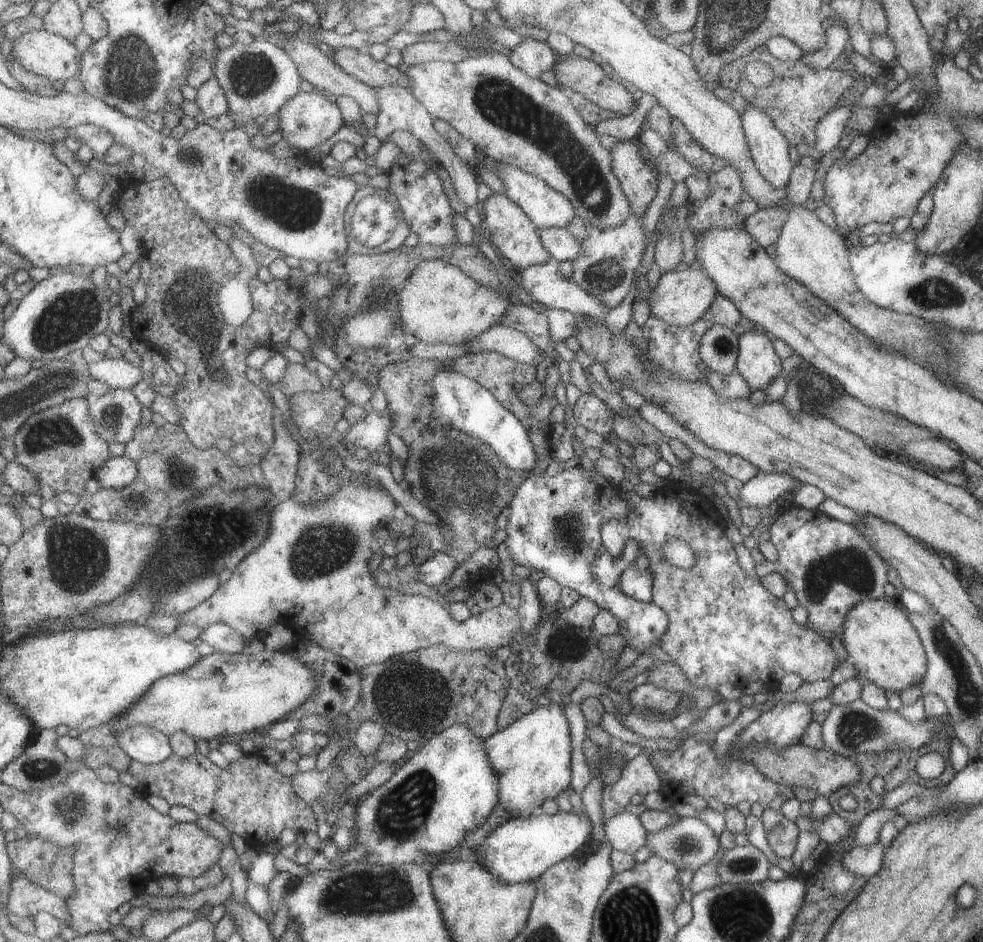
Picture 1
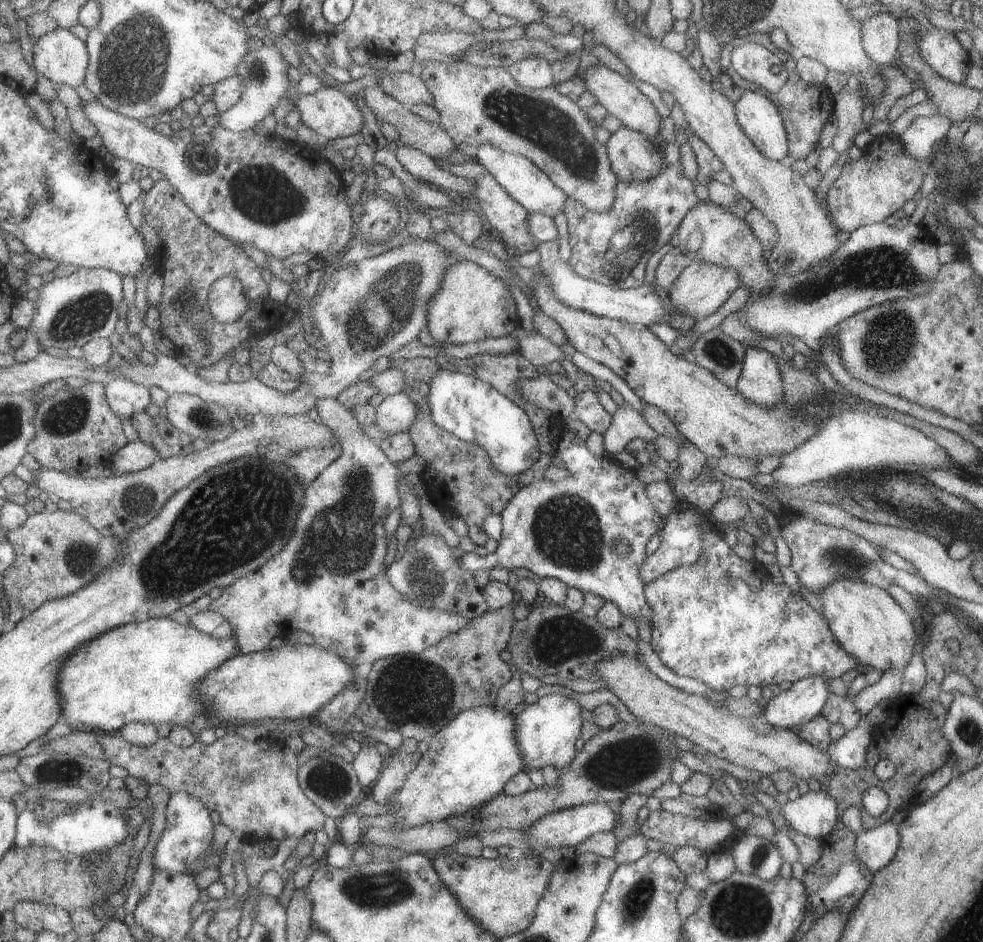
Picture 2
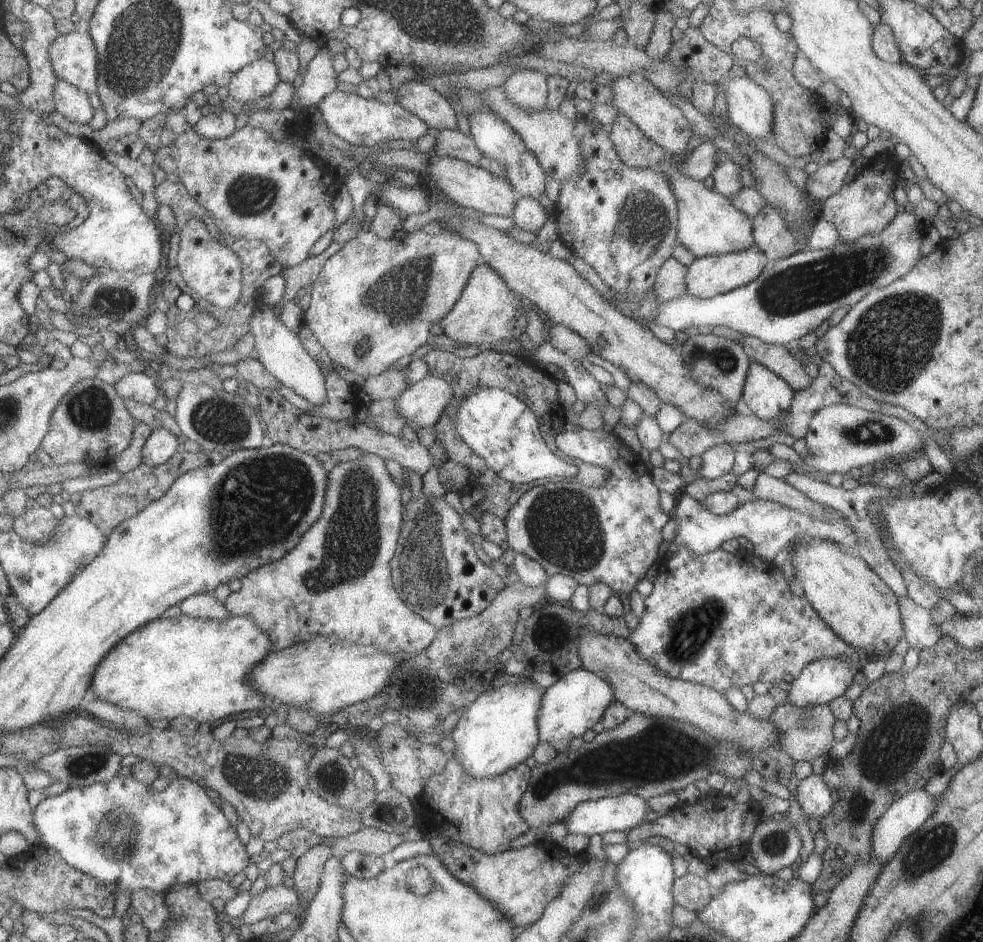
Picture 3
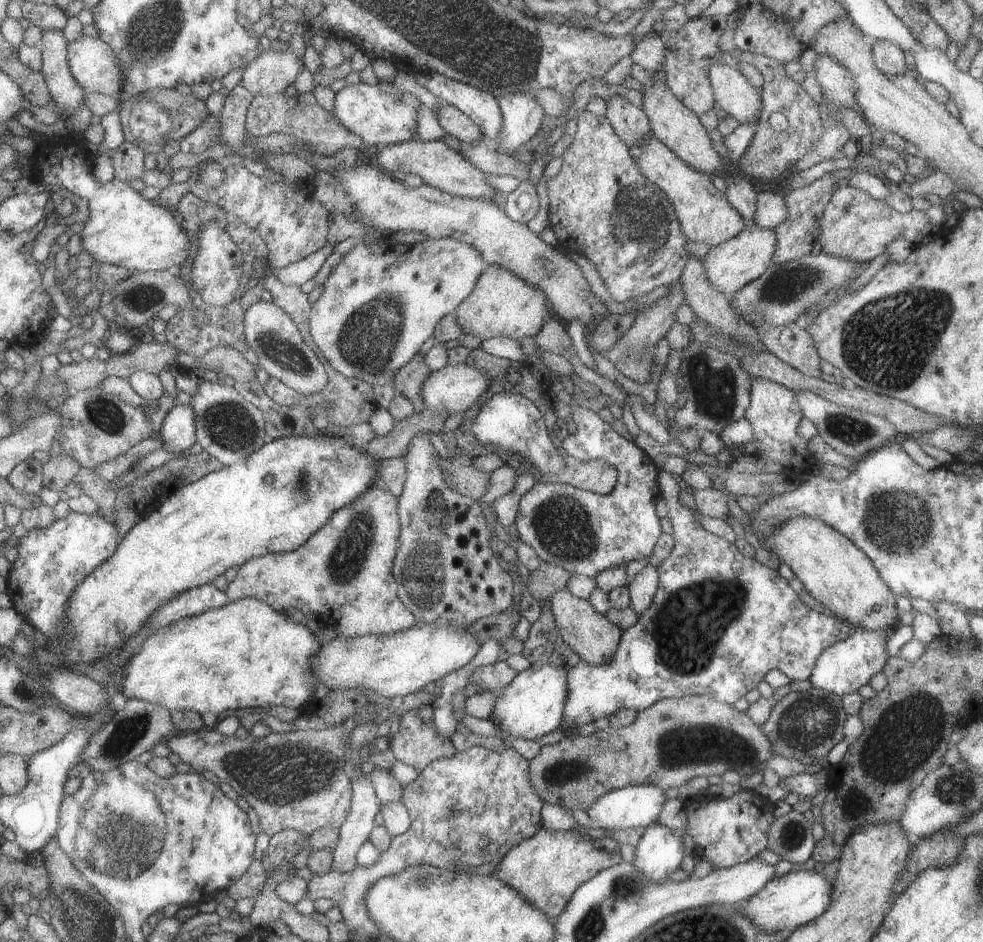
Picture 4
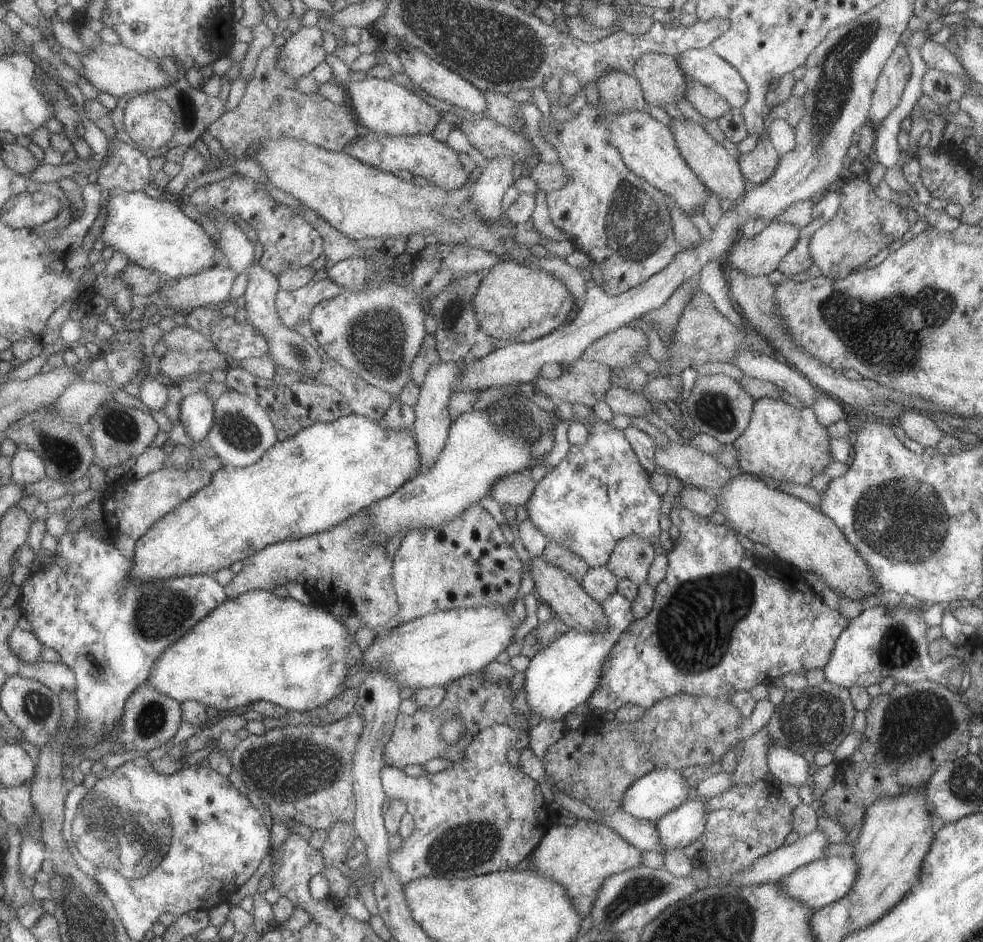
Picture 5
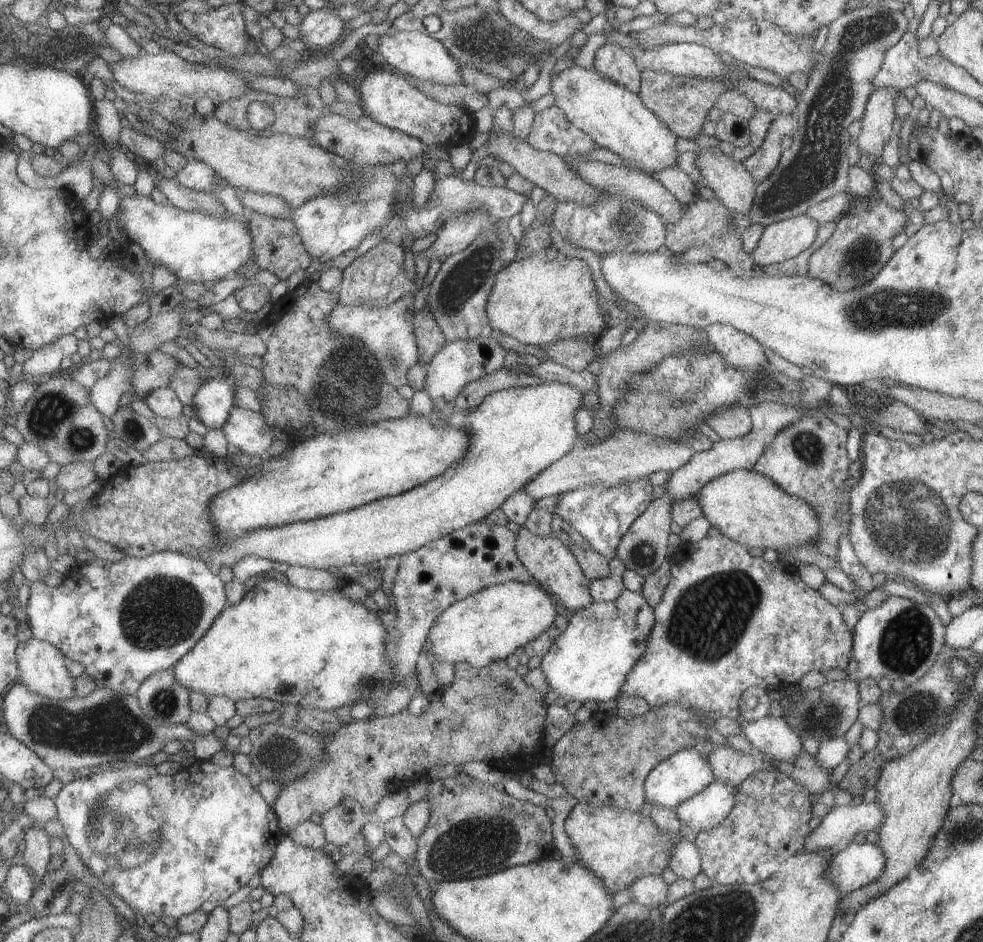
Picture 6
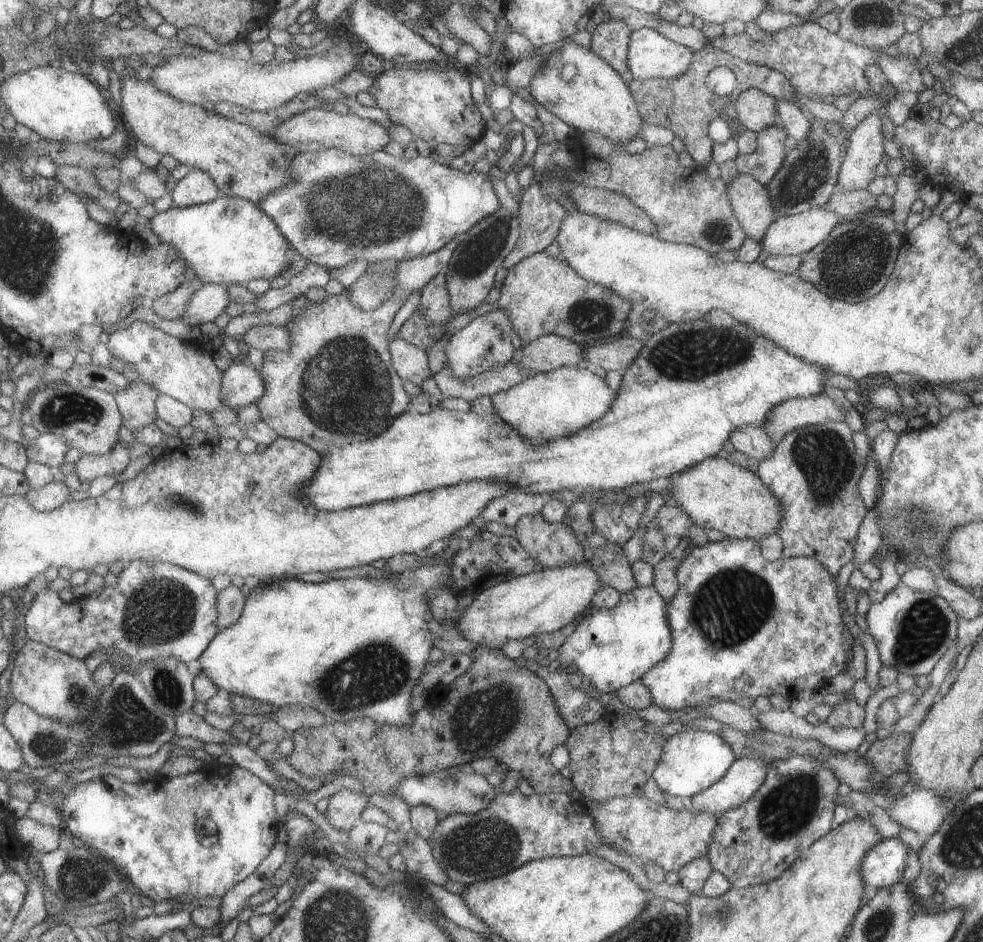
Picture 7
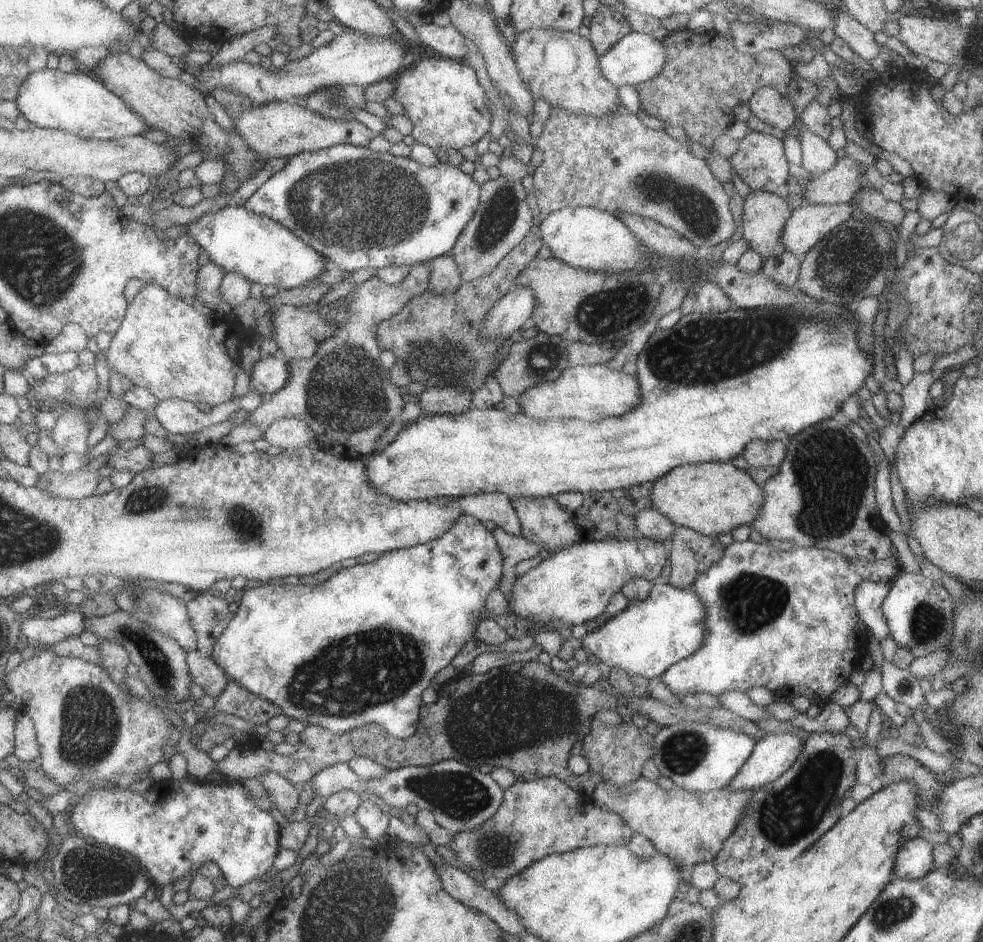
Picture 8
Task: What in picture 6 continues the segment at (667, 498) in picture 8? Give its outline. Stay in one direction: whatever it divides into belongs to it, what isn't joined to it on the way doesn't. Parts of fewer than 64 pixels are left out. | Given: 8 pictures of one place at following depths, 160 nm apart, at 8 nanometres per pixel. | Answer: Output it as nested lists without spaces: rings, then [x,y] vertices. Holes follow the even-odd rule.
[[[731,470],[705,482],[695,500],[711,527],[746,548],[771,548],[779,552],[798,547],[810,549],[819,534],[817,516],[803,500],[786,494],[753,470]]]

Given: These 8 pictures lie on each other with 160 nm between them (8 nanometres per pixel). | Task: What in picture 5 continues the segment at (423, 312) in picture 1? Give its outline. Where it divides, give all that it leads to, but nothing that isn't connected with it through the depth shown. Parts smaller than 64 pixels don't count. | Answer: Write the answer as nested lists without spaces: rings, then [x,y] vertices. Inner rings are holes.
[[[503,259],[481,280],[473,296],[473,312],[479,322],[480,336],[529,343],[563,326],[577,311],[574,299],[560,279],[539,267]]]

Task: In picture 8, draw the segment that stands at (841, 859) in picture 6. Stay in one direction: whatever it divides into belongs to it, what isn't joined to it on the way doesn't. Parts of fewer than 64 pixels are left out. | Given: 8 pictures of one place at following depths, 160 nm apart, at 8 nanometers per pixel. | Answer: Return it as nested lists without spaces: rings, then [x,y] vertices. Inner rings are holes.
[[[916,836],[907,840],[894,856],[894,876],[909,880],[925,876],[931,866],[931,851],[931,844]]]

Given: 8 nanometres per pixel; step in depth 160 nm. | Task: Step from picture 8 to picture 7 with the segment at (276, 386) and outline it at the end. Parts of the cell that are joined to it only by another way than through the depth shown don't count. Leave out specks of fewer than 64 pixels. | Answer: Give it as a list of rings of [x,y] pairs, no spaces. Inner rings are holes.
[[[234,362],[225,371],[224,384],[225,405],[235,412],[258,403],[267,392],[267,382],[261,370],[243,362]]]

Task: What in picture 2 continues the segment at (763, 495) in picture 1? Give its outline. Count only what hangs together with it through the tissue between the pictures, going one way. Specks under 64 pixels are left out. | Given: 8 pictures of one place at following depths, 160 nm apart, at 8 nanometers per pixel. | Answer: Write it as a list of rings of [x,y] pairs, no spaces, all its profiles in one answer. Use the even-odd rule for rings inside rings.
[[[847,411],[834,417],[826,416],[815,436],[793,452],[783,453],[778,462],[770,473],[773,483],[765,486],[771,495],[786,492],[790,488],[801,488],[803,484],[827,482],[831,478],[839,478],[859,469],[954,469],[954,464],[943,447],[921,431],[885,417],[855,411]]]

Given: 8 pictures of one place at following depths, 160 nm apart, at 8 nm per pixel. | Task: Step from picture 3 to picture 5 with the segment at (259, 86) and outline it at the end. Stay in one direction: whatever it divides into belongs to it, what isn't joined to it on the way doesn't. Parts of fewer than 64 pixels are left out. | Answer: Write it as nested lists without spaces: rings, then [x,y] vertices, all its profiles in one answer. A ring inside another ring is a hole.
[[[302,25],[280,47],[277,66],[291,78],[309,76],[311,70],[323,62],[326,55],[322,43],[321,30],[318,27]]]

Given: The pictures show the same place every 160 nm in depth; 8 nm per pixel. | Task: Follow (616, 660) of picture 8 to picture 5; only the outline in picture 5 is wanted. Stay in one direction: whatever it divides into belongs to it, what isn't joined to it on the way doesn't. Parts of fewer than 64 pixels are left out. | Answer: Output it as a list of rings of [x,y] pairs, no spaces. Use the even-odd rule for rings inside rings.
[[[616,591],[609,594],[600,603],[607,628],[603,632],[581,632],[569,628],[566,632],[555,638],[546,648],[539,650],[530,659],[523,676],[523,692],[525,702],[531,712],[535,712],[541,719],[560,720],[568,713],[572,713],[577,706],[582,706],[593,696],[593,690],[601,686],[604,674],[601,662],[607,660],[617,640],[621,638],[629,624],[633,622],[631,601],[623,598]]]

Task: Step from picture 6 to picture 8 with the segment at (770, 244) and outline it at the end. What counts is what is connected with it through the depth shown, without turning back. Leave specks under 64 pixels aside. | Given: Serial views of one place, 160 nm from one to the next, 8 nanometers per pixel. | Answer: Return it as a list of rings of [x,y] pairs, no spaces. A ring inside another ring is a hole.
[[[849,203],[803,204],[790,212],[782,226],[779,240],[785,251],[803,256],[833,227],[851,217]]]

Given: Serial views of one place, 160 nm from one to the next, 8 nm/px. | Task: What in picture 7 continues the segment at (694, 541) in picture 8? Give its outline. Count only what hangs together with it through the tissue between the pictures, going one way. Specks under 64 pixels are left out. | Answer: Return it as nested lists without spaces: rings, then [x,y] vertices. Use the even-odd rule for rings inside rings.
[[[684,535],[672,552],[666,553],[665,557],[653,566],[653,588],[657,594],[665,601],[671,600],[677,594],[677,576],[675,572],[683,556],[691,550],[693,546],[688,536]]]

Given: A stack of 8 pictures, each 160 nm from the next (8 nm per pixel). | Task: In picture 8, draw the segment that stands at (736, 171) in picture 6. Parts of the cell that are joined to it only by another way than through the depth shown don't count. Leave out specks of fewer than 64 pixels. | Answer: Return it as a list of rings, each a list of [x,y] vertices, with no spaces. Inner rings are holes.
[[[750,190],[742,199],[741,236],[747,246],[761,257],[769,258],[785,251],[779,235],[790,215],[786,200],[773,193]]]

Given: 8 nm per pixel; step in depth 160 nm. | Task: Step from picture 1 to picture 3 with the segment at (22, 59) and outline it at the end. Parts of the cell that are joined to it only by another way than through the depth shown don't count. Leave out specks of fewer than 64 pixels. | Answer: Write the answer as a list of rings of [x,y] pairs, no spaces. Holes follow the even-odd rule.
[[[73,31],[59,36],[51,47],[51,60],[53,60],[53,68],[55,68],[58,78],[71,82],[73,86],[77,86],[89,94],[99,92],[99,52],[90,33]]]

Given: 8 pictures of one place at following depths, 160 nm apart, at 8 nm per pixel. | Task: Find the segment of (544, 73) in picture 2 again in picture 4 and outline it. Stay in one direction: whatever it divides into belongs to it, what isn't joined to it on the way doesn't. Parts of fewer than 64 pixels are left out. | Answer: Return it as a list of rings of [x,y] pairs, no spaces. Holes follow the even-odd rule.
[[[533,93],[503,94],[496,100],[501,112],[501,132],[498,144],[491,147],[511,157],[512,152],[539,132],[544,112]]]

